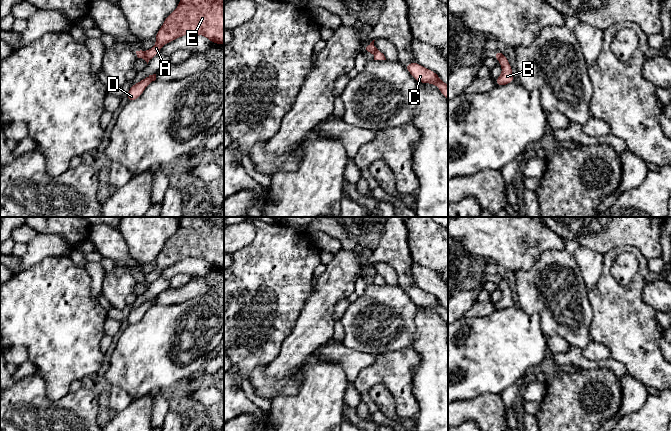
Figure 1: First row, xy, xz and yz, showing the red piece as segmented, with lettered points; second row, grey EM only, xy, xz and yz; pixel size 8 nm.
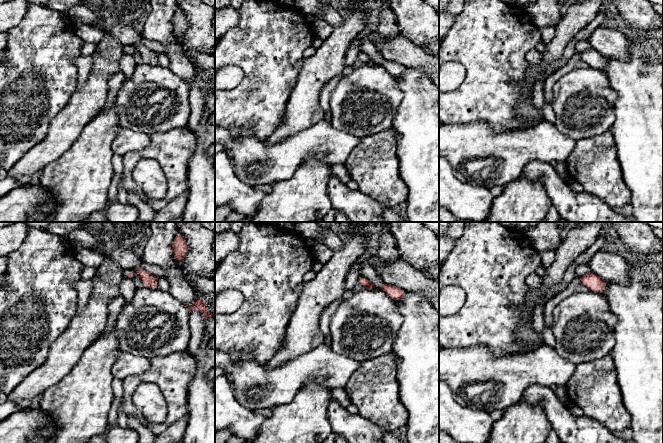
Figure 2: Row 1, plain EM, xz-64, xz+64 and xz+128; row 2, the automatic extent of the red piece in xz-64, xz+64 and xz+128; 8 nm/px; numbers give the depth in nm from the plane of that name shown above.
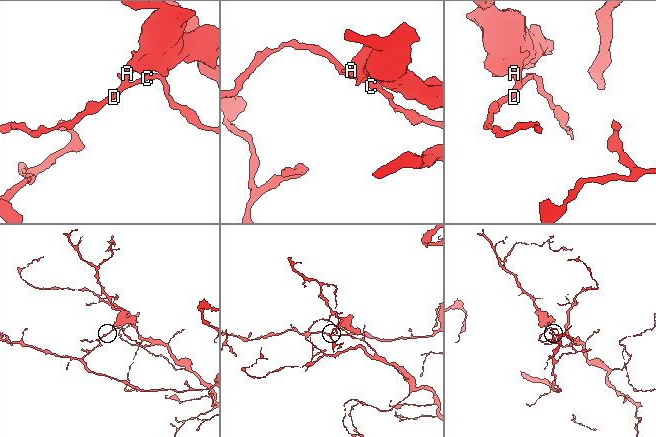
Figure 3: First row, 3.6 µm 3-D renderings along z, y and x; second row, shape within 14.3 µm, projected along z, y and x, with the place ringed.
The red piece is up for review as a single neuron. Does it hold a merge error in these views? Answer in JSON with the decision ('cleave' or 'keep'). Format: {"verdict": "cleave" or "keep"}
{"verdict": "cleave"}

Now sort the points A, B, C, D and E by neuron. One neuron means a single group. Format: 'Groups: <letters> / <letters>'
Groups: A E / B C D

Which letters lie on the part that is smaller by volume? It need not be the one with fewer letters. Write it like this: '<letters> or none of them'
A, E

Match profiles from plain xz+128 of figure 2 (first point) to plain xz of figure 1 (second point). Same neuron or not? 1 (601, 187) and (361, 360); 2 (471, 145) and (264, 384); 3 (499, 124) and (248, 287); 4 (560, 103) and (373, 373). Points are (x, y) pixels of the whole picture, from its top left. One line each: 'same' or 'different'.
1: different
2: same
3: same
4: different

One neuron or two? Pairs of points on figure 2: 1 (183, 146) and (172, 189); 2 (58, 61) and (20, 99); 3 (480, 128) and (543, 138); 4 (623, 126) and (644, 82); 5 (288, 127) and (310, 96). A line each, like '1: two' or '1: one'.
1: one
2: one
3: one
4: one
5: one

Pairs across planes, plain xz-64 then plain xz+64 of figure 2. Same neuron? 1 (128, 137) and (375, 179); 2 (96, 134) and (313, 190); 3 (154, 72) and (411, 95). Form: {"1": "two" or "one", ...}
{"1": "two", "2": "one", "3": "two"}

